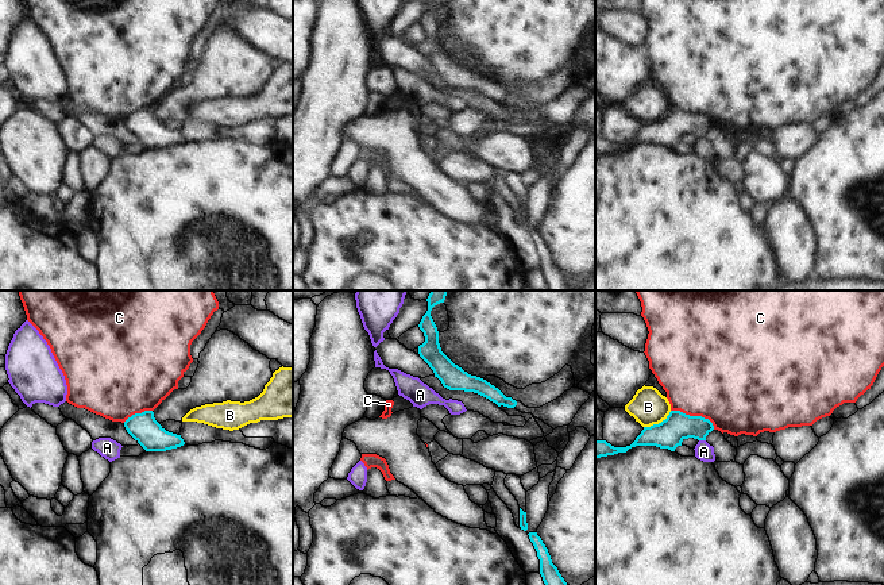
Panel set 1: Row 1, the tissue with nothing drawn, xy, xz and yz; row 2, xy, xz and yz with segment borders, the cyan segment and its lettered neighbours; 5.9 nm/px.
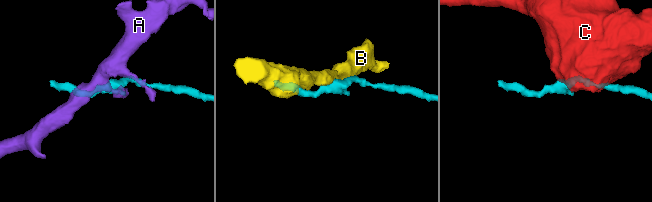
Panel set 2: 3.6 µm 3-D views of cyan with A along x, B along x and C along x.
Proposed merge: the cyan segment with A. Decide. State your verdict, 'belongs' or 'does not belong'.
does not belong

